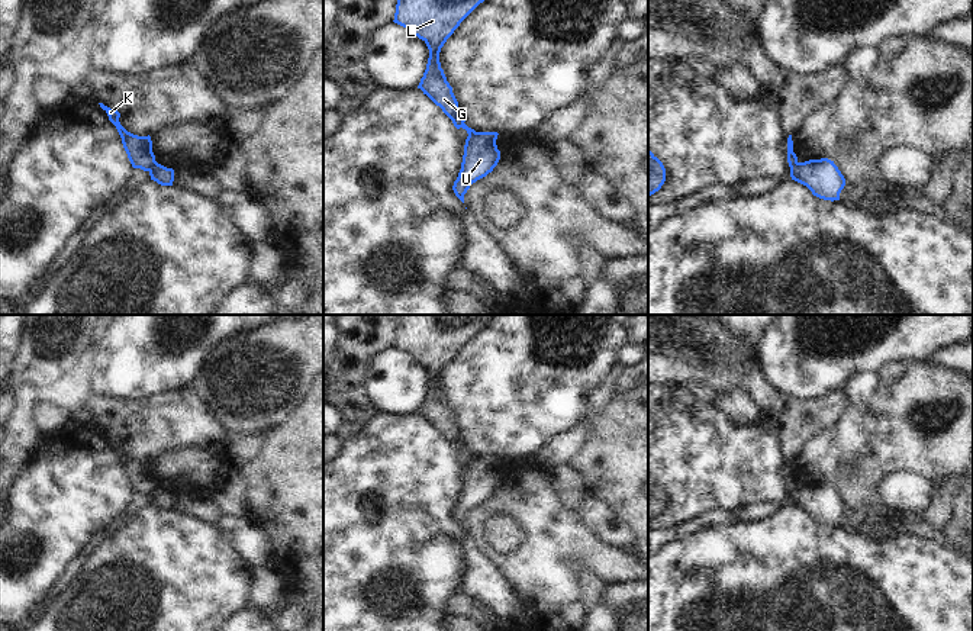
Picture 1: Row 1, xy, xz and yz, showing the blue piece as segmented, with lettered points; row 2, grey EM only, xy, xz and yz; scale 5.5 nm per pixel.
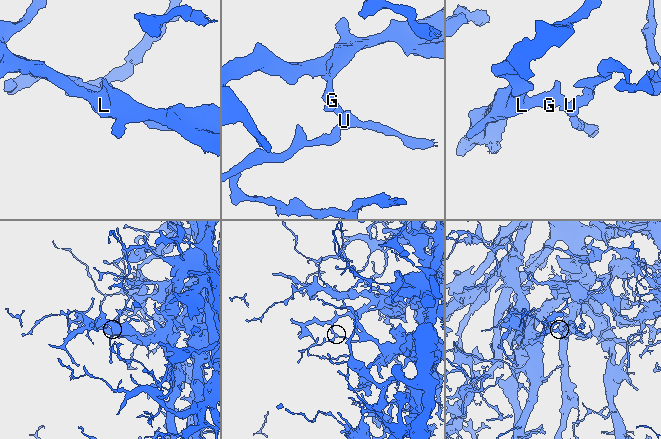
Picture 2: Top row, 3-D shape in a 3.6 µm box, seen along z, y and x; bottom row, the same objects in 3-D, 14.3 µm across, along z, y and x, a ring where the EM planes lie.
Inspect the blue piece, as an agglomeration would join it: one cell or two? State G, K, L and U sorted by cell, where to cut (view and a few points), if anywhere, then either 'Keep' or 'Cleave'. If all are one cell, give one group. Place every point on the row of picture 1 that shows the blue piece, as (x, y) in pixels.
Groups: G K L / U. Split along xz (476, 132), (466, 142). Cleave

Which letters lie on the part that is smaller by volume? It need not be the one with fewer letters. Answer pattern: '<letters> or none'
U

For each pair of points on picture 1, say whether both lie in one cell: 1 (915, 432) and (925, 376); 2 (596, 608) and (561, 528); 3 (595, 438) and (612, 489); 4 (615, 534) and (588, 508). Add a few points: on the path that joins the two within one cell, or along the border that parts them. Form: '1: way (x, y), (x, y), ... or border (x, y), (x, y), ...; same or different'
1: way (915, 418), (911, 409), (925, 395), (925, 390); same
2: border (570, 564), (579, 563), (606, 582); different
3: way (595, 451), (595, 473), (599, 477); same
4: way (608, 528), (595, 515); same

